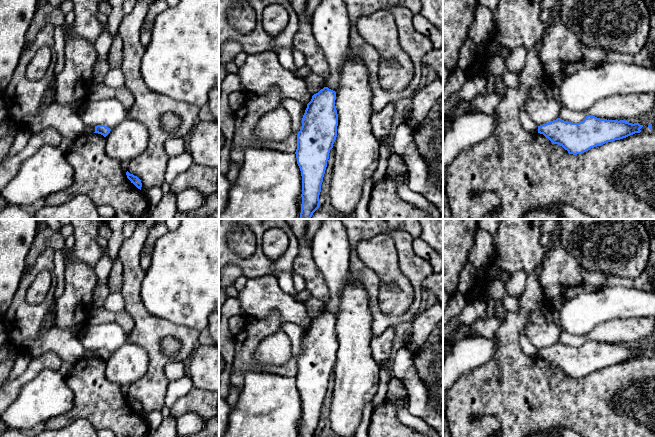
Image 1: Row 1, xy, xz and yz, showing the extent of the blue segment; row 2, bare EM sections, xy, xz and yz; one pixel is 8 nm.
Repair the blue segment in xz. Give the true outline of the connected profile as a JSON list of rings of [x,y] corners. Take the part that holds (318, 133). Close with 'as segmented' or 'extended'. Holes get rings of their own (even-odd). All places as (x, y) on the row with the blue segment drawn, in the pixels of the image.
[[[324,87],[312,96],[297,134],[296,158],[302,176],[300,219],[311,219],[319,208],[321,184],[330,150],[337,137],[336,92]]] | as segmented

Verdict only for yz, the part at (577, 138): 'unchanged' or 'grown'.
unchanged

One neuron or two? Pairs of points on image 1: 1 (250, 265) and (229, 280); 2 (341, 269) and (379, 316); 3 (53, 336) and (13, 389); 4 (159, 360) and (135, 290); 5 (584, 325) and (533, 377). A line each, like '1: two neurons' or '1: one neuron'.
1: two neurons
2: two neurons
3: two neurons
4: one neuron
5: two neurons

